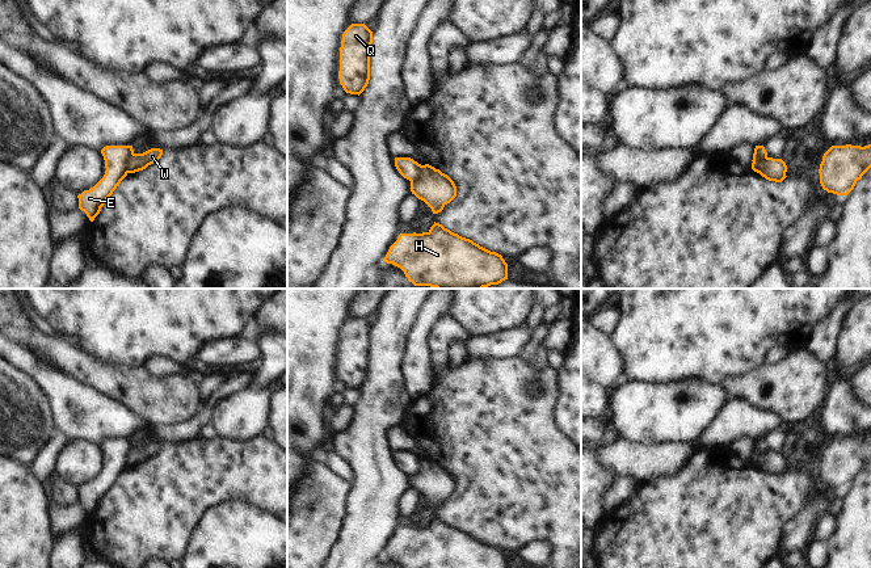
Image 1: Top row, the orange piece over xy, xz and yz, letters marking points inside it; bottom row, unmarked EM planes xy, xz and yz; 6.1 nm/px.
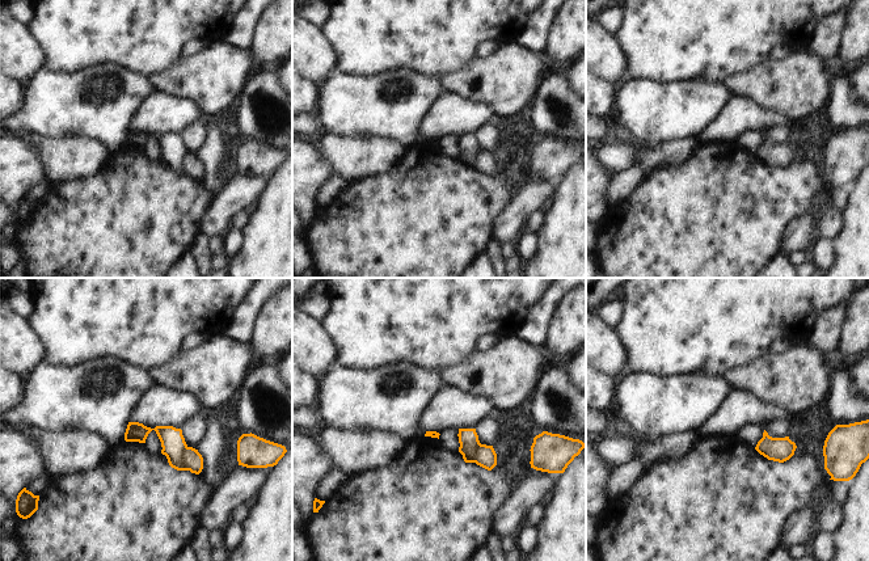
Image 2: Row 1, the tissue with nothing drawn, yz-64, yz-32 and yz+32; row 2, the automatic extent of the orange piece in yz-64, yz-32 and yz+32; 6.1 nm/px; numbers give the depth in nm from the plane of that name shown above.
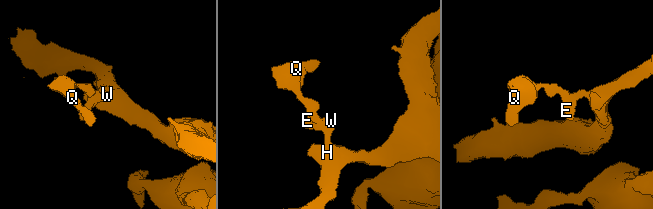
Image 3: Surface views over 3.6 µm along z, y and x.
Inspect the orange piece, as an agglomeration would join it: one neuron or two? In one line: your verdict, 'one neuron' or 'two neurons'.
two neurons

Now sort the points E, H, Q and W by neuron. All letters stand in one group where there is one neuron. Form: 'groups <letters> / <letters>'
groups E Q / H W

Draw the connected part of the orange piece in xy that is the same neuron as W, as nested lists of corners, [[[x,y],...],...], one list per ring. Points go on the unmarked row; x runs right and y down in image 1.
[[[151,442],[143,447],[132,447],[127,456],[129,467],[135,467],[146,463],[148,459],[156,456],[161,449],[163,443],[160,442]]]

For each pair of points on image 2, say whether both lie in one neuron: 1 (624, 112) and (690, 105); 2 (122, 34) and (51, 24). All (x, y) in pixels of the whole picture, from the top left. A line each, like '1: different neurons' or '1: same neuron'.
1: same neuron
2: same neuron

